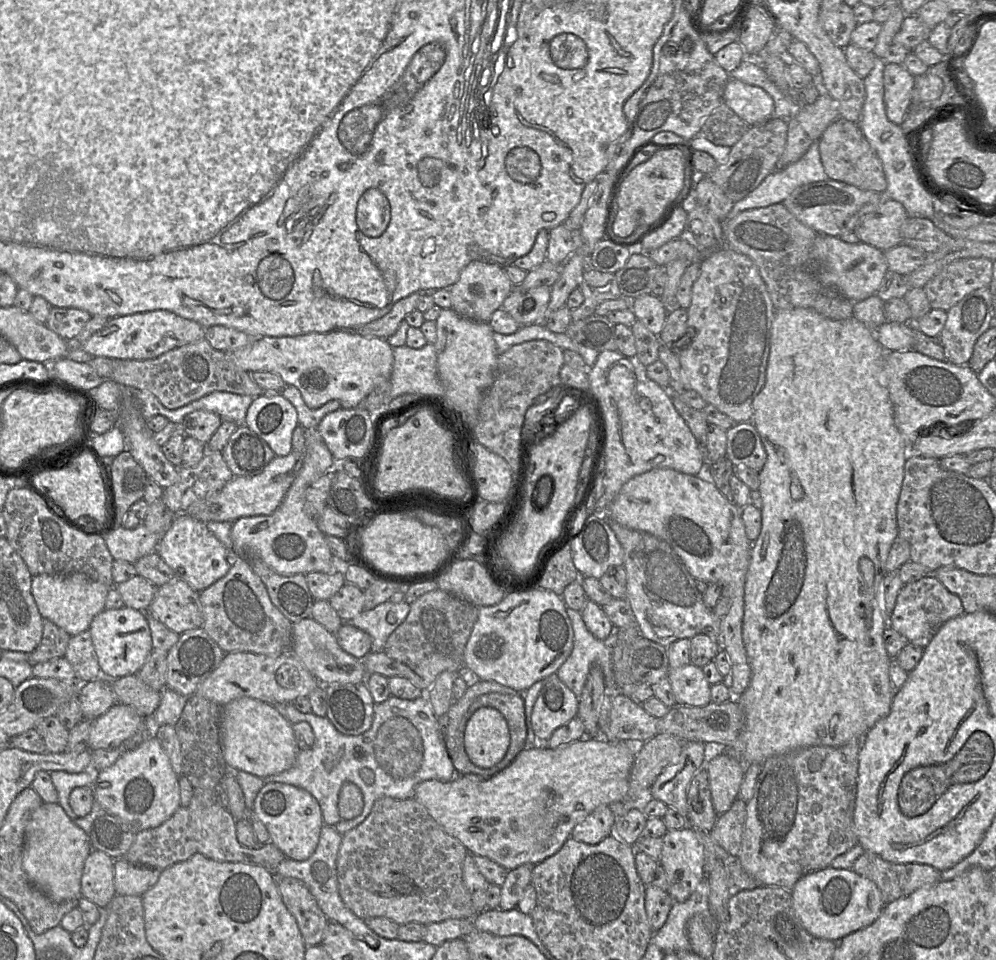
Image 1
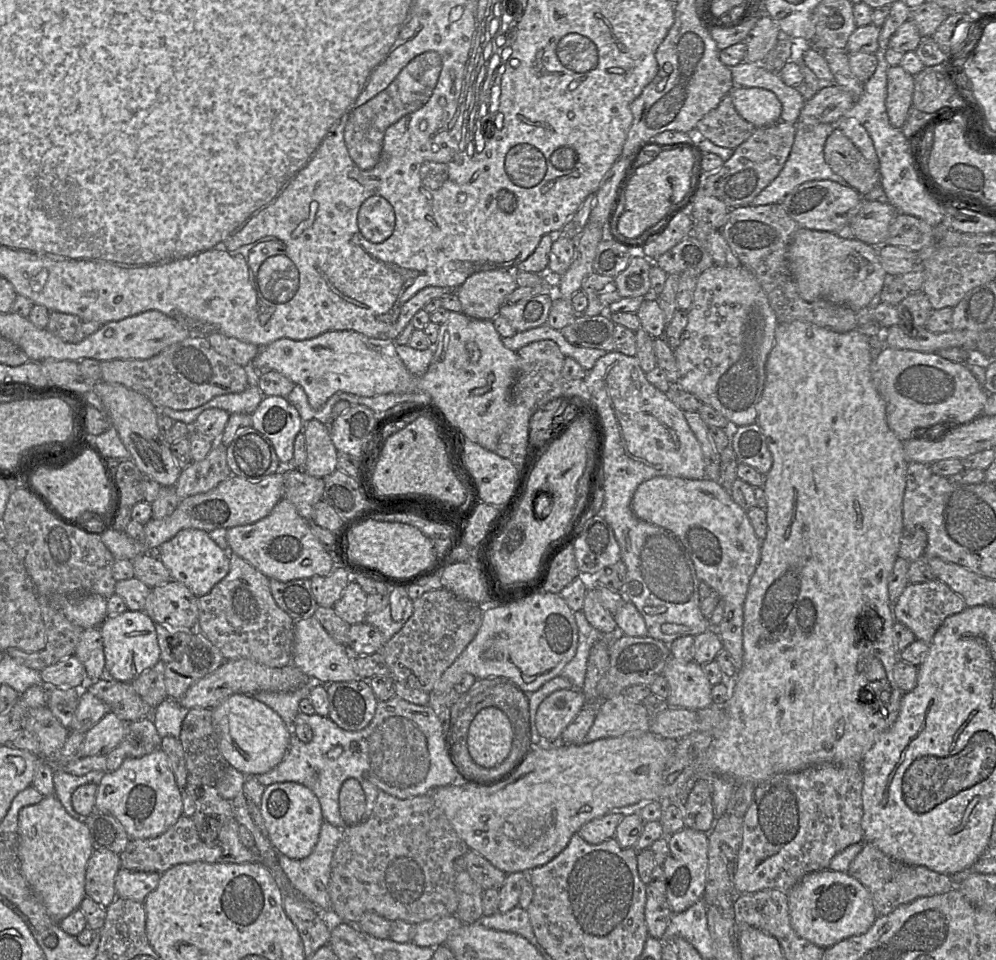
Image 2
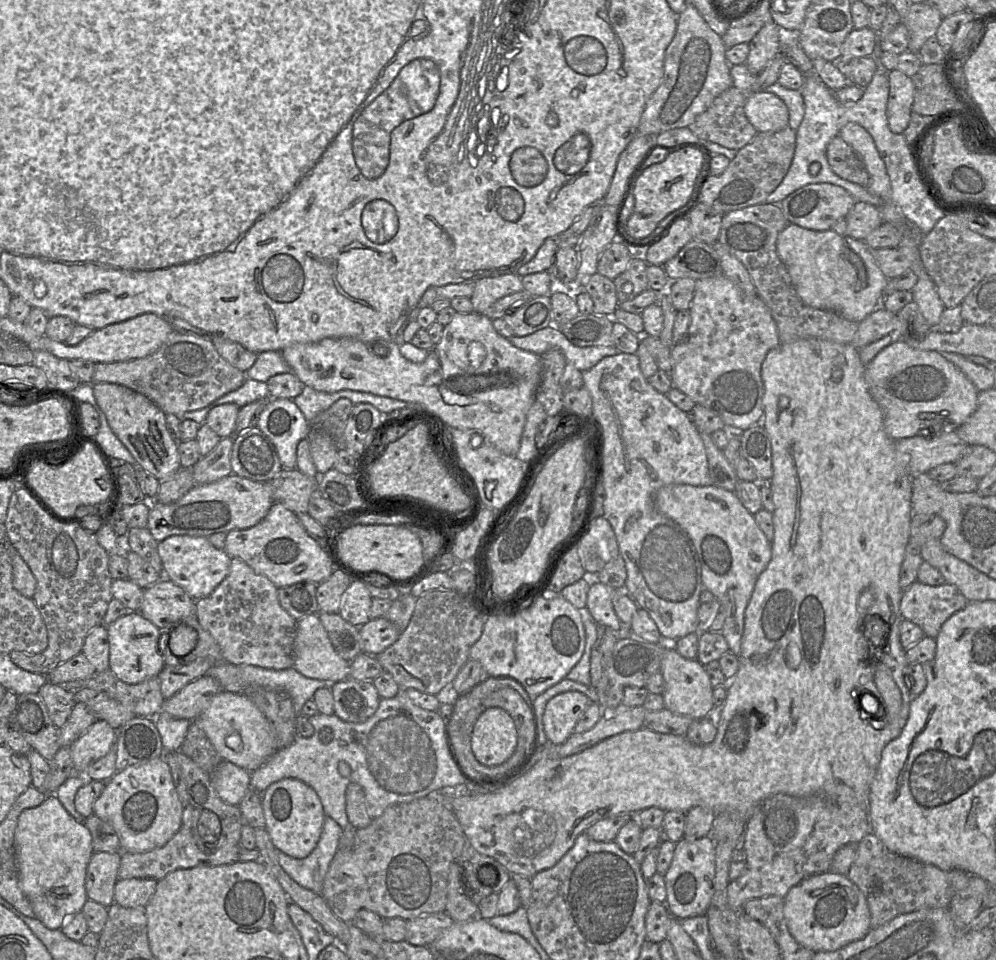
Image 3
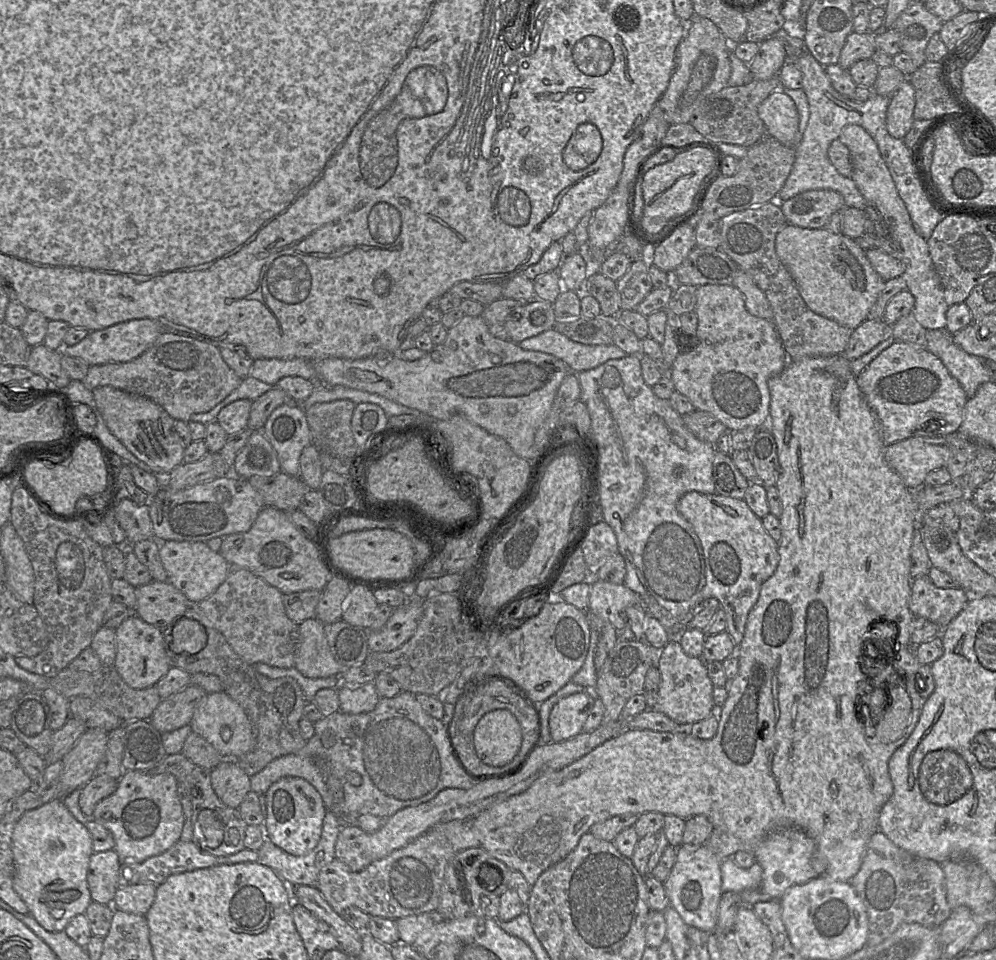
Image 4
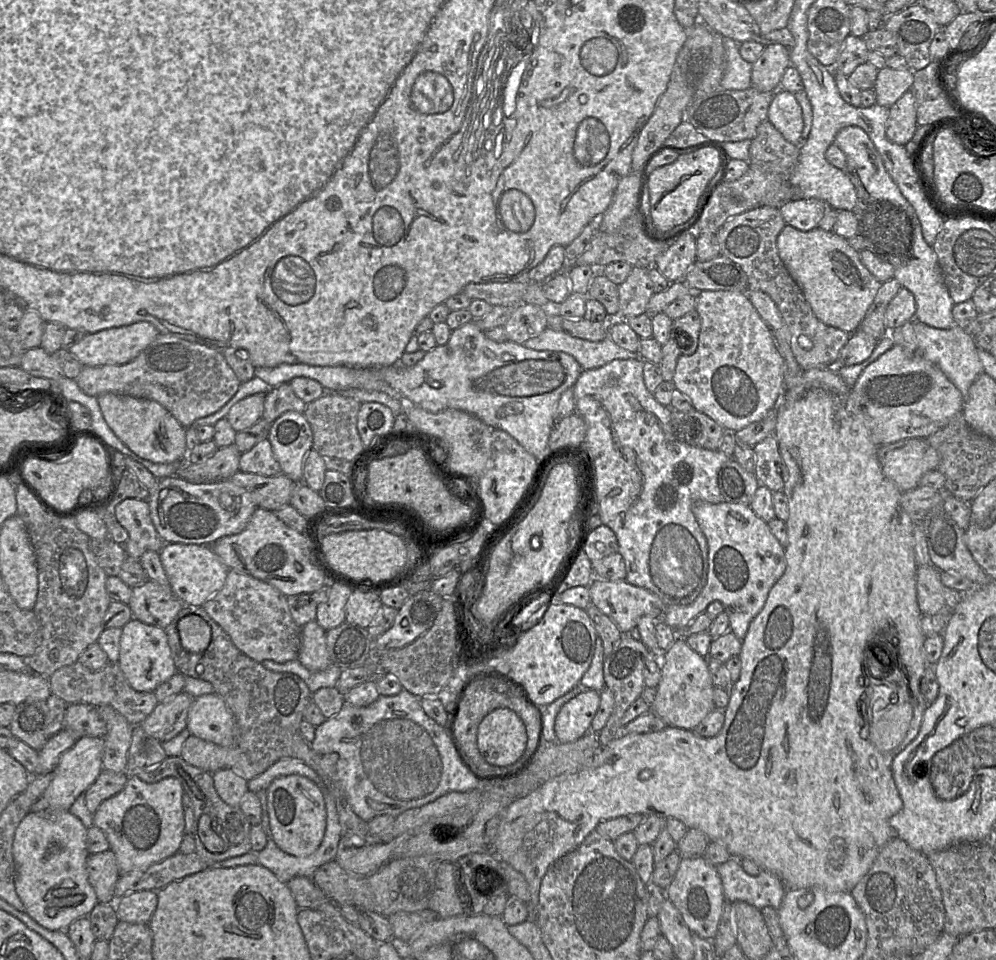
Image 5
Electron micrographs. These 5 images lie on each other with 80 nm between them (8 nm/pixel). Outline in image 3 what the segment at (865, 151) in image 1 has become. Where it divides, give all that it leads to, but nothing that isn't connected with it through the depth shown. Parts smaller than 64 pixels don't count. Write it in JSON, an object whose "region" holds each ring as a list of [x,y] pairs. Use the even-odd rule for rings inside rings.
{"region":[[[836,135],[826,148],[827,161],[833,172],[844,180],[866,186],[869,174],[854,150]]]}

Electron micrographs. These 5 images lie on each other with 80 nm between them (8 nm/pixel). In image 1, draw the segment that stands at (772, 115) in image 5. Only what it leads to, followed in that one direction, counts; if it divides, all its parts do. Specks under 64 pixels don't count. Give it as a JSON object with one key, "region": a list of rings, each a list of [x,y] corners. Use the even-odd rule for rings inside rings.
{"region":[[[732,77],[724,88],[722,102],[748,126],[763,124],[774,112],[774,101],[766,91]]]}

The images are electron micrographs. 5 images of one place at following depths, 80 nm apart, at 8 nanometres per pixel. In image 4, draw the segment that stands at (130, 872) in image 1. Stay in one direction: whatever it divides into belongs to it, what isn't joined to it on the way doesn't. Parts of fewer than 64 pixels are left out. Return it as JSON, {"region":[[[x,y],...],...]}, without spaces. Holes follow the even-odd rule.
{"region":[[[153,884],[118,887],[112,907],[115,910],[145,916],[155,899],[156,887]]]}

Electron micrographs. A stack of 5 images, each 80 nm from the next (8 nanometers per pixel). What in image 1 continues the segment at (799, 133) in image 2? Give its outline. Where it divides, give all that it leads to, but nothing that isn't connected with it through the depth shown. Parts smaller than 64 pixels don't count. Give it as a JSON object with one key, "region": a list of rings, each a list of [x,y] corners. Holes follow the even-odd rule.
{"region":[[[815,140],[798,161],[783,169],[774,170],[745,198],[735,202],[721,223],[731,220],[745,210],[782,203],[798,187],[826,180],[831,179],[825,173],[821,162],[819,140]]]}

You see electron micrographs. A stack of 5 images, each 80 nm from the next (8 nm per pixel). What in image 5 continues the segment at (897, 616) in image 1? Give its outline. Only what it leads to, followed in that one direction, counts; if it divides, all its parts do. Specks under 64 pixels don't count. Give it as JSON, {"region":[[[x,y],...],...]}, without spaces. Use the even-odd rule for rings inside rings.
{"region":[[[932,564],[919,566],[916,574],[917,603],[922,615],[951,613],[964,594],[946,587]]]}

